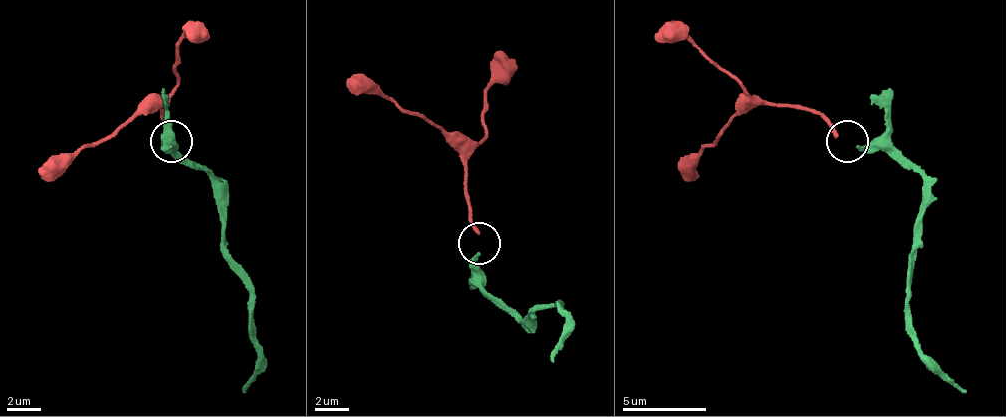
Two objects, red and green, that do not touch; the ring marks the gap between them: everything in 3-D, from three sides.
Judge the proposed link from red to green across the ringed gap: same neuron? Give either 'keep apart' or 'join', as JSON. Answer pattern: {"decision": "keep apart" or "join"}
{"decision": "keep apart"}

